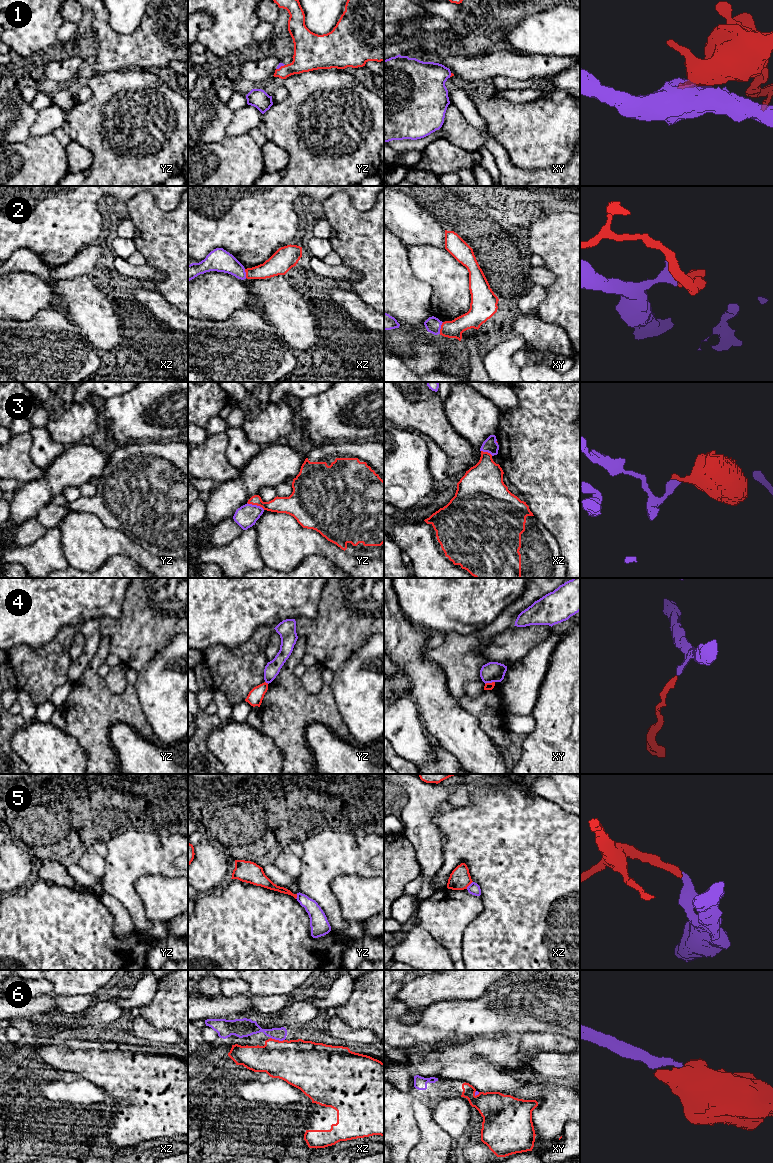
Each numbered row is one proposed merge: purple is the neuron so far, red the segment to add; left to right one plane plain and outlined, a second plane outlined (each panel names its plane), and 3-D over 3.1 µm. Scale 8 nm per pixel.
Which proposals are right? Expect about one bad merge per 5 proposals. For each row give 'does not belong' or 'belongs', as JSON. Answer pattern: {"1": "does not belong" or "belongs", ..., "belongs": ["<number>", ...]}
{"1": "belongs", "2": "does not belong", "3": "does not belong", "4": "does not belong", "5": "does not belong", "6": "belongs", "belongs": ["1", "6"]}

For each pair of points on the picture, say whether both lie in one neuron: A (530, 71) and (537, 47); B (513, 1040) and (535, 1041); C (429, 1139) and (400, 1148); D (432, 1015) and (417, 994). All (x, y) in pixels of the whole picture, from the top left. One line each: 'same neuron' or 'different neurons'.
A: different neurons
B: different neurons
C: different neurons
D: different neurons

